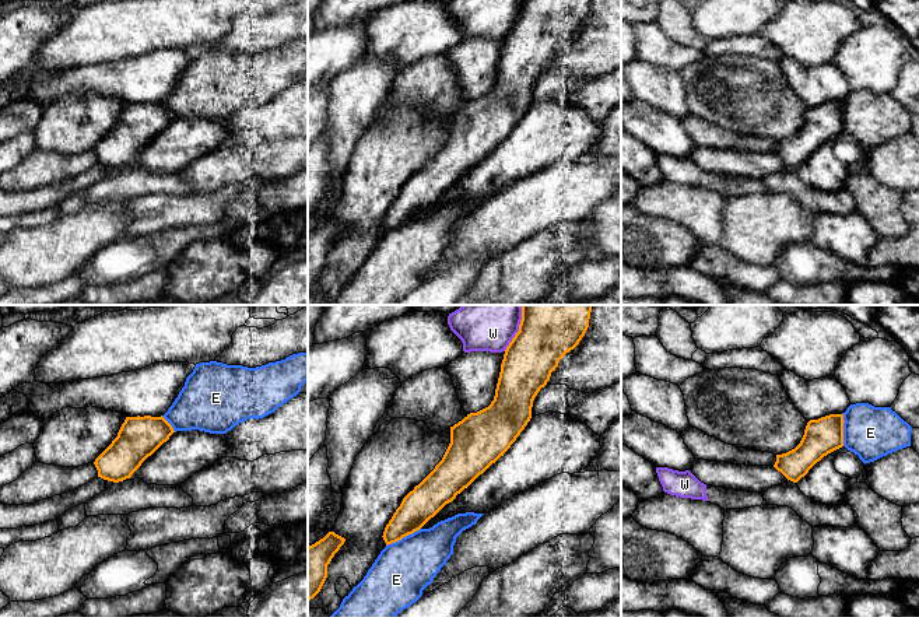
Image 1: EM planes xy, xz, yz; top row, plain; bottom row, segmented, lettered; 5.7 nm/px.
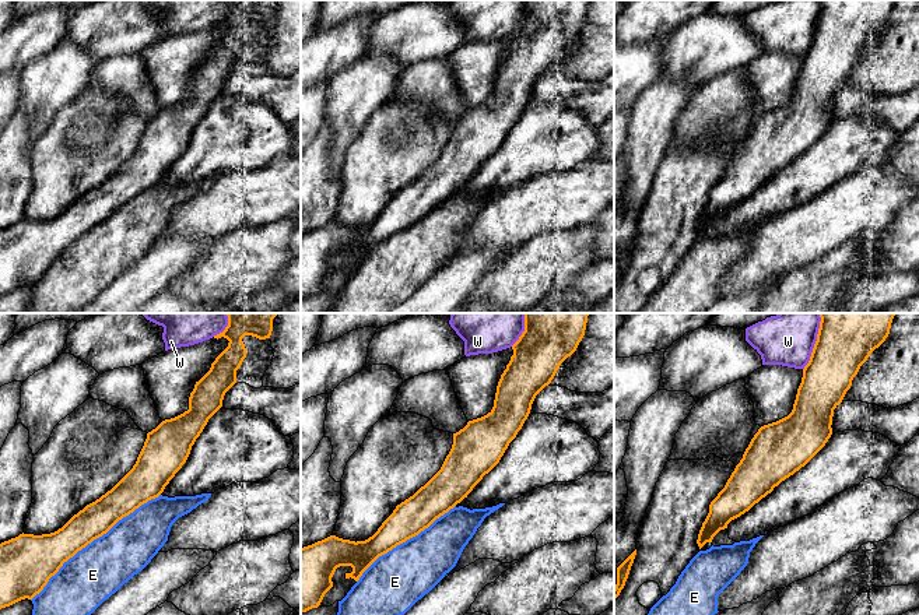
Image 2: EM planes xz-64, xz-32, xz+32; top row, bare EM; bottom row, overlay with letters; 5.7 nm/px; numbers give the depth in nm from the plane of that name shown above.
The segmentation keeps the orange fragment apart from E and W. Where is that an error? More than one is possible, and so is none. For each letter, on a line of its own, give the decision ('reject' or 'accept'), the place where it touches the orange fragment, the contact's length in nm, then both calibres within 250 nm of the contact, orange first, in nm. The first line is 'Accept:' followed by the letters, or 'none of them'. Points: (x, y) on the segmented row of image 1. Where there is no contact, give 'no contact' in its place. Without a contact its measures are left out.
Accept: none of them
E: reject | xz (403, 536) | 220 nm | 200/320 nm
W: reject | xz (519, 328) | 280 nm | 400/340 nm

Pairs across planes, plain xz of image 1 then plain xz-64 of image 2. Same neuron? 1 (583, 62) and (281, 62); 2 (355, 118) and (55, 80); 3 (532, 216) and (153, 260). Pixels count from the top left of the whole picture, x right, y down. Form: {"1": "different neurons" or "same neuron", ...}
{"1": "same neuron", "2": "same neuron", "3": "different neurons"}

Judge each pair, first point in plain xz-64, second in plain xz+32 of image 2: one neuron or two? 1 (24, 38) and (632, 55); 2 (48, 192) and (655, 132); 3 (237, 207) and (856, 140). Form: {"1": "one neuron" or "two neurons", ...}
{"1": "one neuron", "2": "two neurons", "3": "two neurons"}

